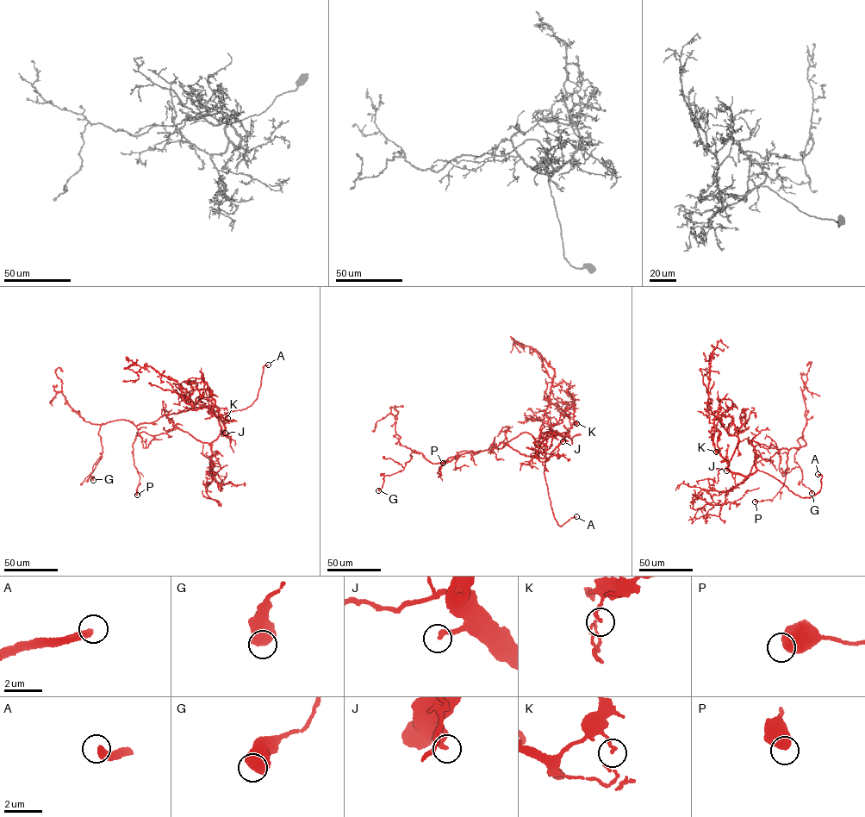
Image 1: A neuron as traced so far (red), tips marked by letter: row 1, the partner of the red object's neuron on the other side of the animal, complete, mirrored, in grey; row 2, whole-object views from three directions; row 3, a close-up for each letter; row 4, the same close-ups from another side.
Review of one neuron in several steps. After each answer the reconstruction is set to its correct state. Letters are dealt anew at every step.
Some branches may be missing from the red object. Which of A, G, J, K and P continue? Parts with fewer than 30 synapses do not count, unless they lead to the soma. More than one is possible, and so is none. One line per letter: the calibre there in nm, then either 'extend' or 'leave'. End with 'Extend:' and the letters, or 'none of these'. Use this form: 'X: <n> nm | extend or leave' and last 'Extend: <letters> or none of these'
A: 380 nm | extend
G: 700 nm | leave
J: 240 nm | extend
K: 130 nm | leave
P: 650 nm | leave
Extend: A, J

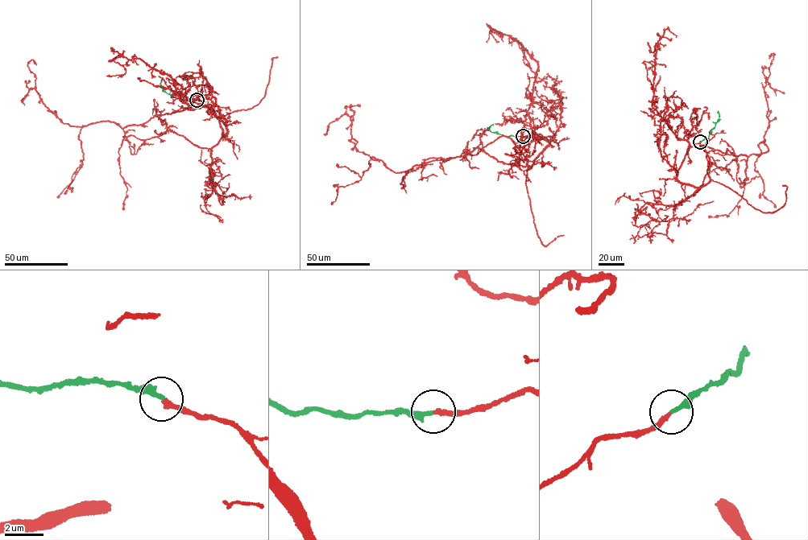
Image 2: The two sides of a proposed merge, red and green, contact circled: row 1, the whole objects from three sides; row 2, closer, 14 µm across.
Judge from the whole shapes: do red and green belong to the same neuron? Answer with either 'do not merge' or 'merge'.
merge

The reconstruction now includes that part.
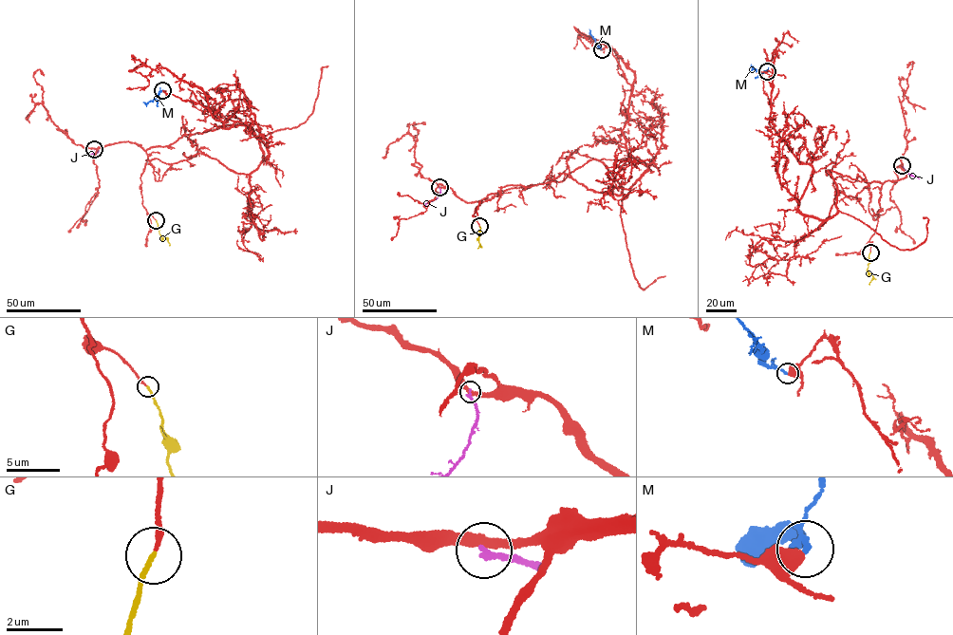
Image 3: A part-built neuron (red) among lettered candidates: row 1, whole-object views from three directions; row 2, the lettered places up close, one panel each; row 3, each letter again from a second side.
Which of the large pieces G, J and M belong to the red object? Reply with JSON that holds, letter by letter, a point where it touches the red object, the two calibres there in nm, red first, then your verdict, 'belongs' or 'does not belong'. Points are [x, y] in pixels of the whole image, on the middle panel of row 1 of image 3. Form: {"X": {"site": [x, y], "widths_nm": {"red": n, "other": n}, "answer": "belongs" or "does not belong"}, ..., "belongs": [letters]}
{"G": {"site": [479, 226], "widths_nm": {"red": 200, "other": 140}, "answer": "belongs"}, "J": {"site": [439, 187], "widths_nm": {"red": 280, "other": 220}, "answer": "does not belong"}, "M": {"site": [602, 49], "widths_nm": {"red": 500, "other": 190}, "answer": "does not belong"}, "belongs": ["G"]}

